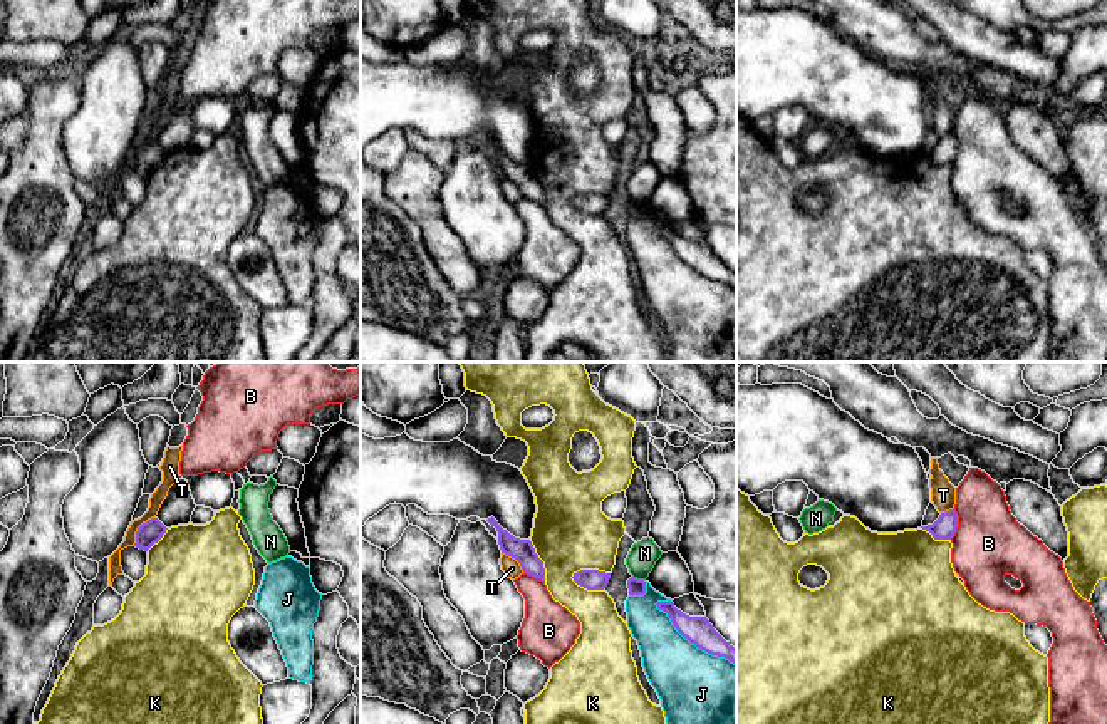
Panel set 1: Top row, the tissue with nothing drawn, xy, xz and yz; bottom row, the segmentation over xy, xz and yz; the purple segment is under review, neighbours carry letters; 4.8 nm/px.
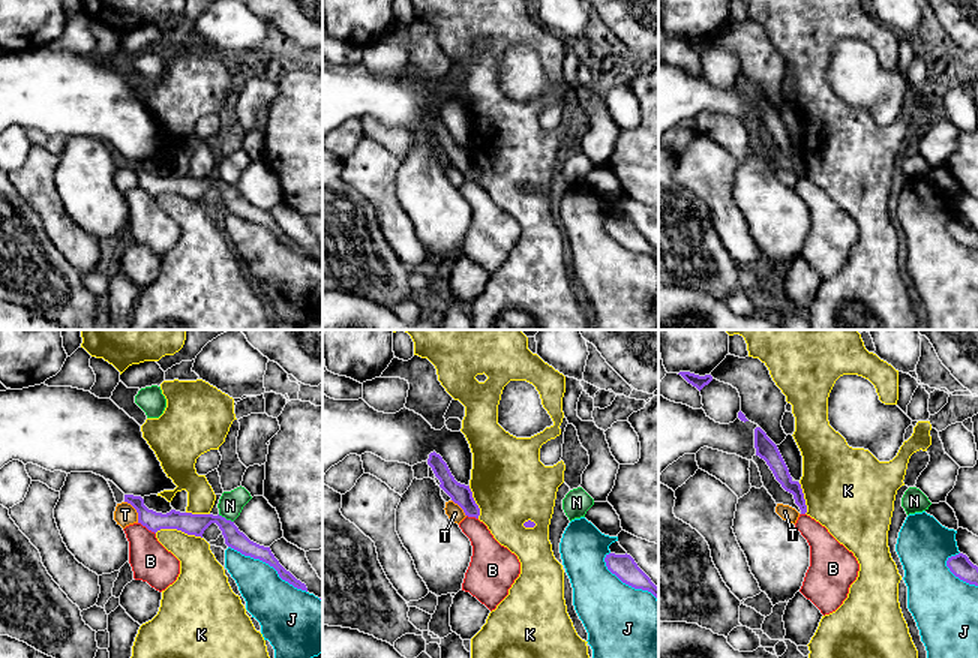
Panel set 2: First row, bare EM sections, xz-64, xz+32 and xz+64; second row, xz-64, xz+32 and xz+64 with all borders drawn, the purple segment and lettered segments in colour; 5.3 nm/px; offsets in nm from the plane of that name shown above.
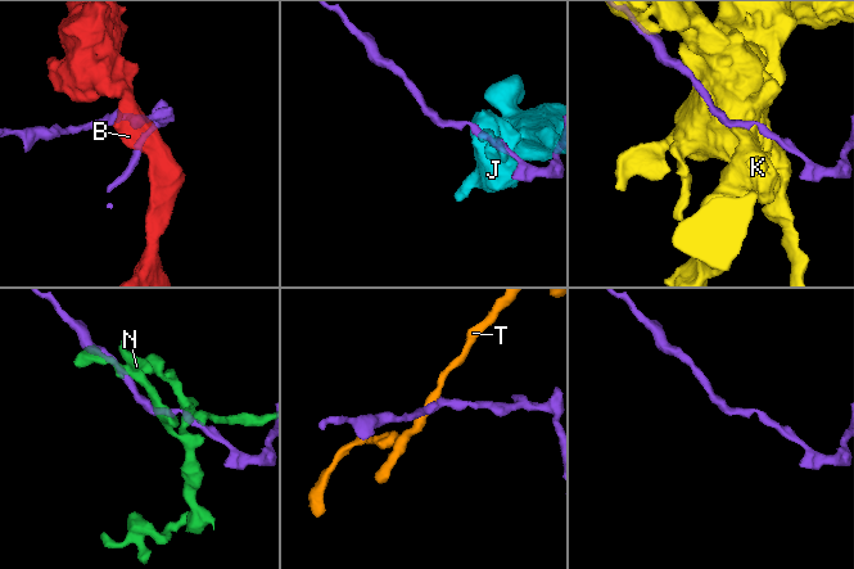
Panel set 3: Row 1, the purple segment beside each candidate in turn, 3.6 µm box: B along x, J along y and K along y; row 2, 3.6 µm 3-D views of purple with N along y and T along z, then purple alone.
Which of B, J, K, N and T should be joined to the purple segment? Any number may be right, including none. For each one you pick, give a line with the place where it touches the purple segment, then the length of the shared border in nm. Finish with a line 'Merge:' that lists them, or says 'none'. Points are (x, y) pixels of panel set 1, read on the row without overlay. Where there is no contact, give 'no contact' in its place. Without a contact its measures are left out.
Merge: none

